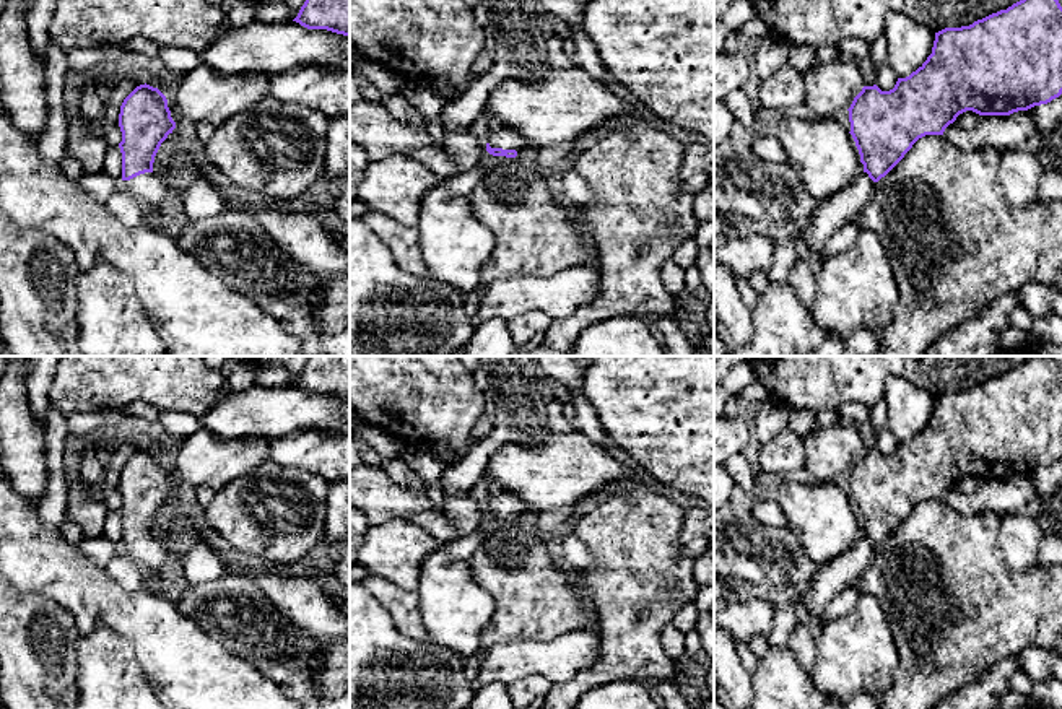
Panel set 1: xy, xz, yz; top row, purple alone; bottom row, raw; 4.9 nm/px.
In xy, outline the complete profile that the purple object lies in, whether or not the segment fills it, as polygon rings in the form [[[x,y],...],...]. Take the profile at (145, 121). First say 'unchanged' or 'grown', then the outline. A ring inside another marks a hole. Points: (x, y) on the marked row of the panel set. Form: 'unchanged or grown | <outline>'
grown | [[[150,85],[137,86],[122,102],[119,114],[122,141],[122,184],[143,208],[172,205],[164,181],[153,172],[161,143],[176,128],[166,96]]]

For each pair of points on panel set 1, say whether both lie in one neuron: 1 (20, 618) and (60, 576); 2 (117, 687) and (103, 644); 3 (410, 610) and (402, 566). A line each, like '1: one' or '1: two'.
1: two
2: one
3: two

